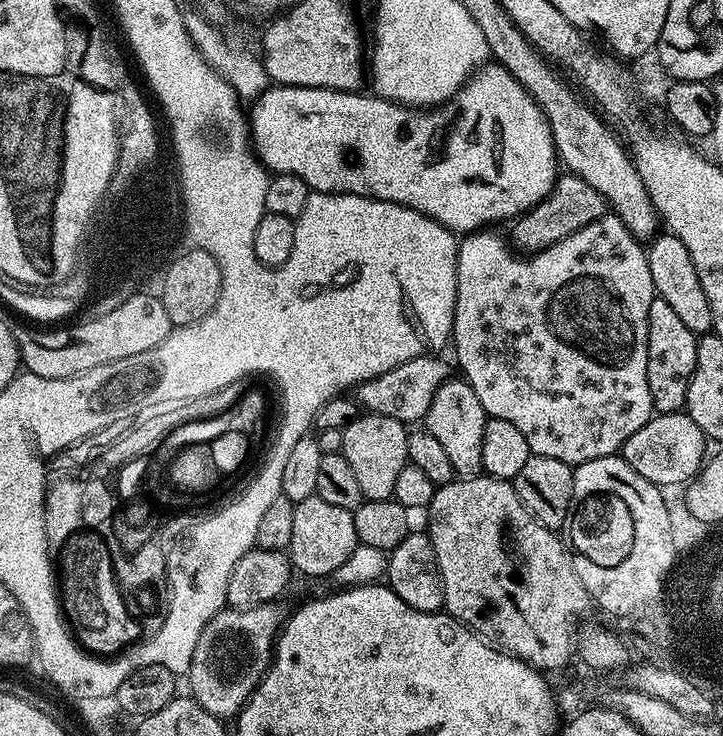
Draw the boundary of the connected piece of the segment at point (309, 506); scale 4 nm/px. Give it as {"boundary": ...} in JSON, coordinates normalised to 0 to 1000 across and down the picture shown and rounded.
{"boundary":[[[430,674],[412,682],[407,693],[407,716],[404,716],[401,742],[396,754],[408,776],[420,783],[458,784],[473,769],[473,764],[488,753],[495,735],[490,720],[490,704],[484,693],[462,688],[447,677]]]}

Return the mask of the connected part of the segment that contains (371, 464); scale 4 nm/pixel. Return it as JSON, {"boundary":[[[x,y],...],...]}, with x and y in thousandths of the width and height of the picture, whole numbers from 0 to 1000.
{"boundary":[[[516,560],[494,564],[473,584],[473,606],[469,614],[476,618],[479,628],[490,637],[490,644],[499,663],[505,679],[541,679],[545,671],[545,654],[550,649],[550,643],[562,635],[564,629],[564,613],[562,601],[564,599],[566,583],[550,568],[534,568]]]}

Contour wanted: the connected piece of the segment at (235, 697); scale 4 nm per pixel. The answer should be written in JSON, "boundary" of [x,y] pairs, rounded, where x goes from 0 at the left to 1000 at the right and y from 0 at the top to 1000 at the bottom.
{"boundary":[[[382,818],[350,826],[311,823],[302,834],[296,834],[296,840],[290,840],[290,845],[285,845],[285,851],[279,851],[279,861],[274,861],[274,878],[268,878],[268,894],[257,920],[259,939],[266,950],[277,955],[279,965],[306,976],[321,976],[333,967],[337,955],[349,947],[349,940],[360,931],[376,901],[379,871],[396,841],[396,832],[387,823]]]}

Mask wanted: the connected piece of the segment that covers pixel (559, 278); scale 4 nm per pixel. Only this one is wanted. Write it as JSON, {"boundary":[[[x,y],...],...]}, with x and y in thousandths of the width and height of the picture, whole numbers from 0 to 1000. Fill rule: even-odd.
{"boundary":[[[845,291],[816,302],[816,307],[747,342],[715,345],[698,322],[697,326],[686,313],[650,315],[635,327],[631,338],[631,431],[625,439],[624,466],[631,467],[631,489],[642,504],[638,505],[640,515],[647,518],[656,535],[661,535],[661,546],[667,546],[676,567],[705,573],[728,594],[728,606],[733,606],[739,620],[772,622],[772,628],[795,633],[822,622],[853,618],[862,610],[866,595],[871,595],[877,584],[888,584],[888,579],[893,579],[905,563],[899,519],[893,514],[893,492],[899,410],[909,401],[905,378],[899,378],[899,356],[892,333],[878,326],[860,300]]]}

